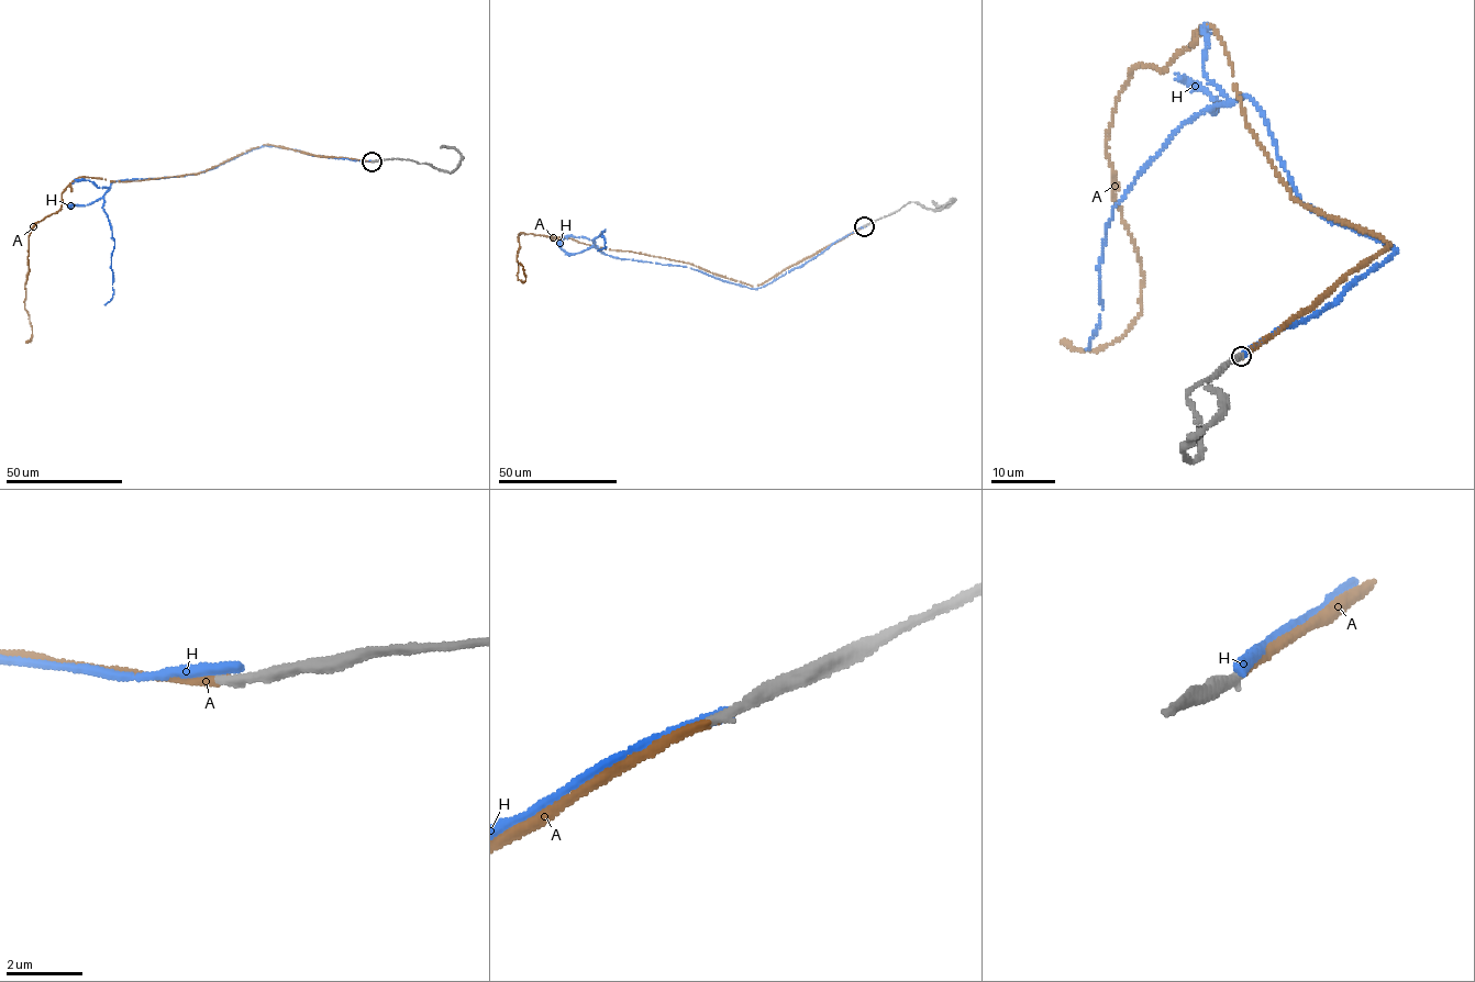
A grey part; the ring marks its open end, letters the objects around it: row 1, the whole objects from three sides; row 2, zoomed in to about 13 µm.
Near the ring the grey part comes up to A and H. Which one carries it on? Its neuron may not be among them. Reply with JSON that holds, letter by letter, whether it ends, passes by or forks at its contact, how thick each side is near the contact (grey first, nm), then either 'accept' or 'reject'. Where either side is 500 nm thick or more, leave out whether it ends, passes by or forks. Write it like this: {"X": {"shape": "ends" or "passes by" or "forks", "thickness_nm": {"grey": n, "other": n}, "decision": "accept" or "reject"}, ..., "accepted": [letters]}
{"A": {"shape": "ends", "thickness_nm": {"grey": 260, "other": 200}, "decision": "accept"}, "H": {"shape": "ends", "thickness_nm": {"grey": 280, "other": 360}, "decision": "reject"}, "accepted": ["A"]}

